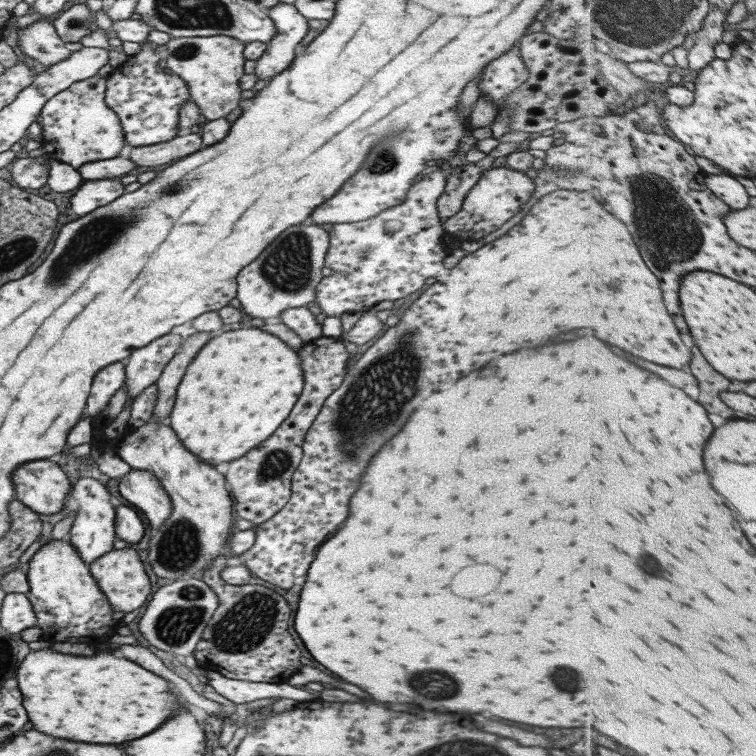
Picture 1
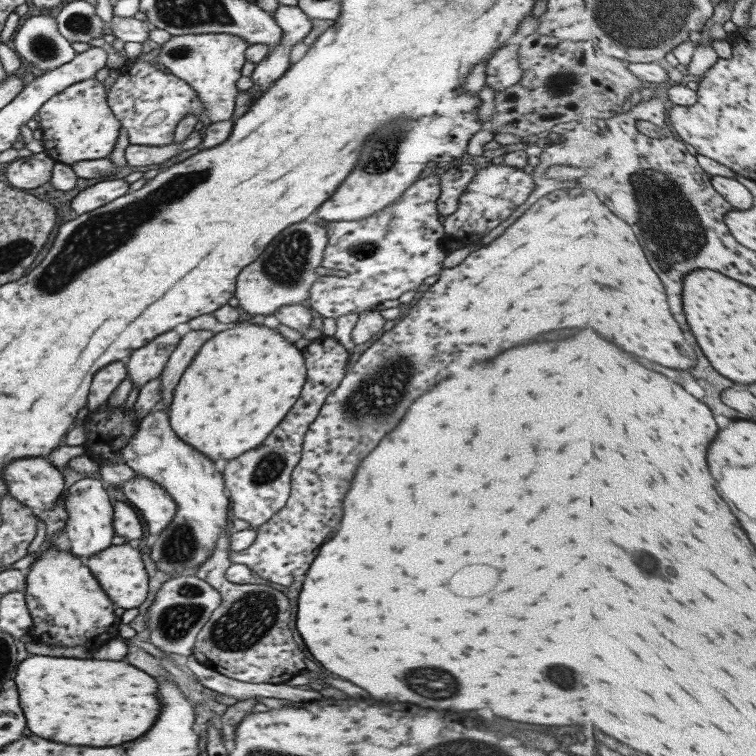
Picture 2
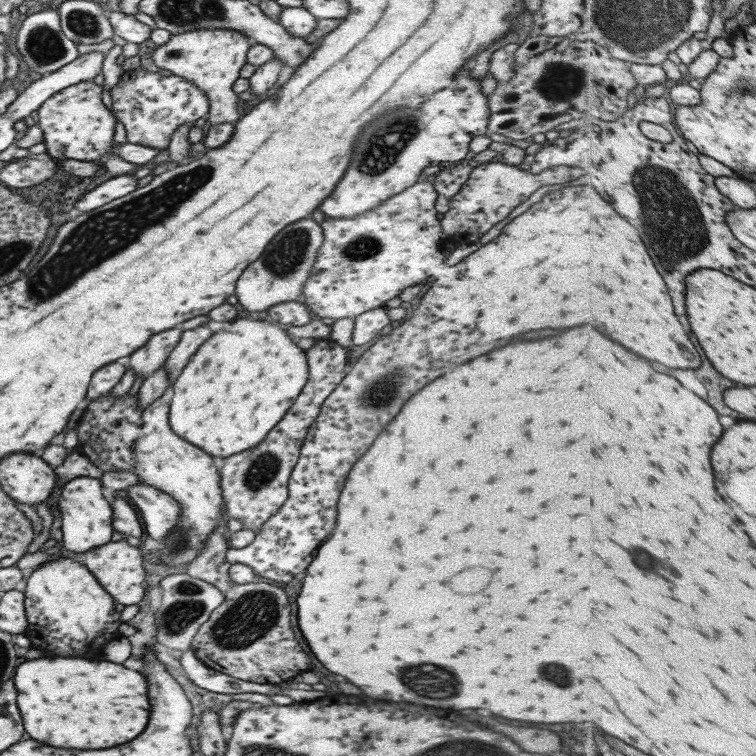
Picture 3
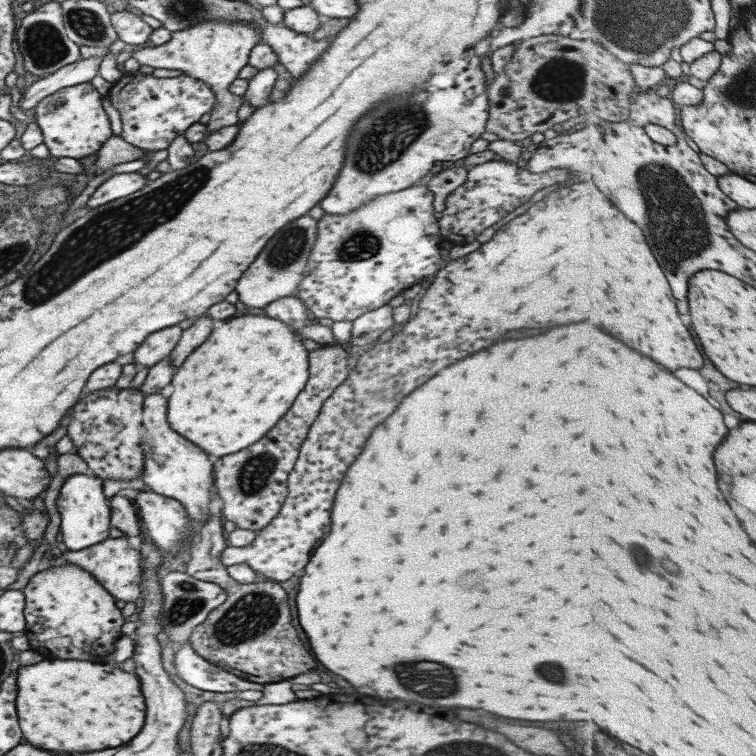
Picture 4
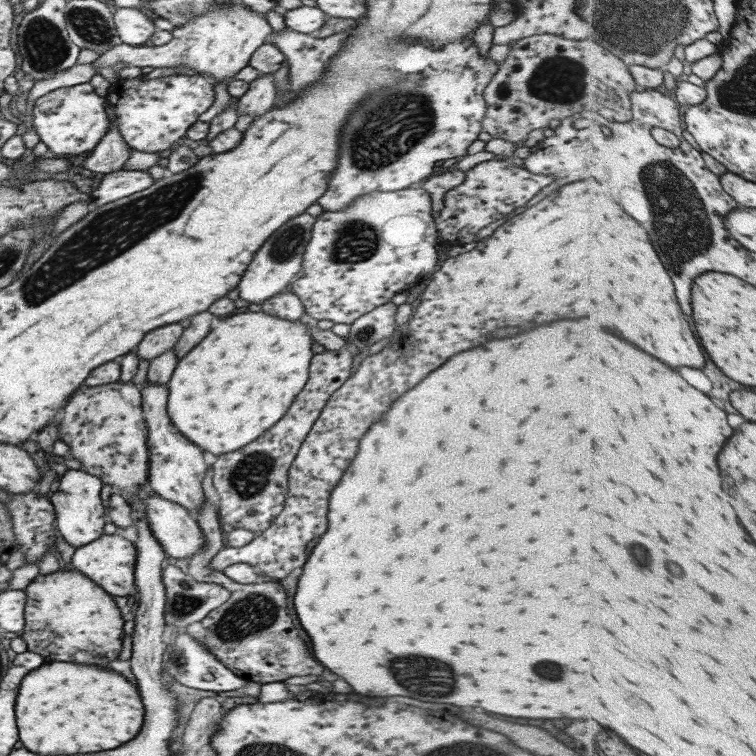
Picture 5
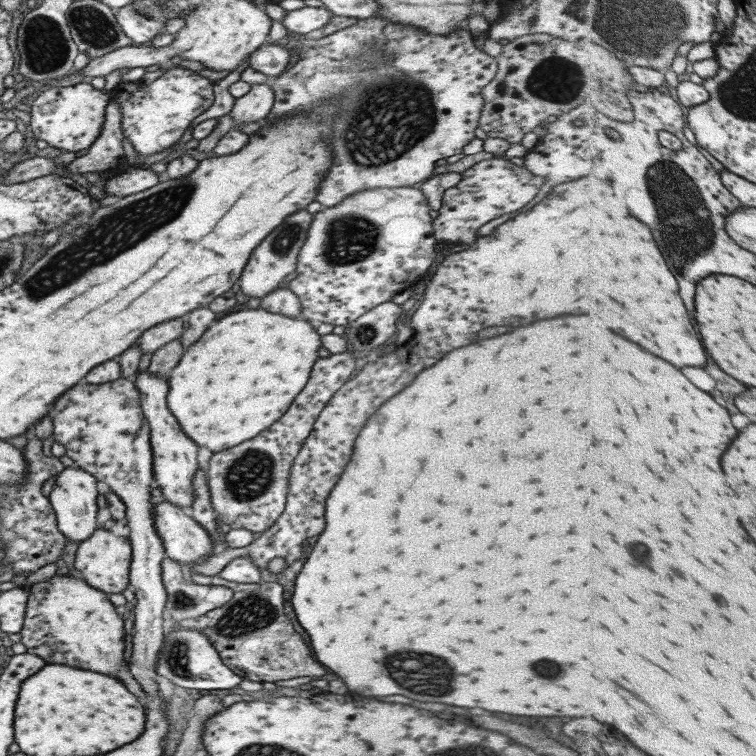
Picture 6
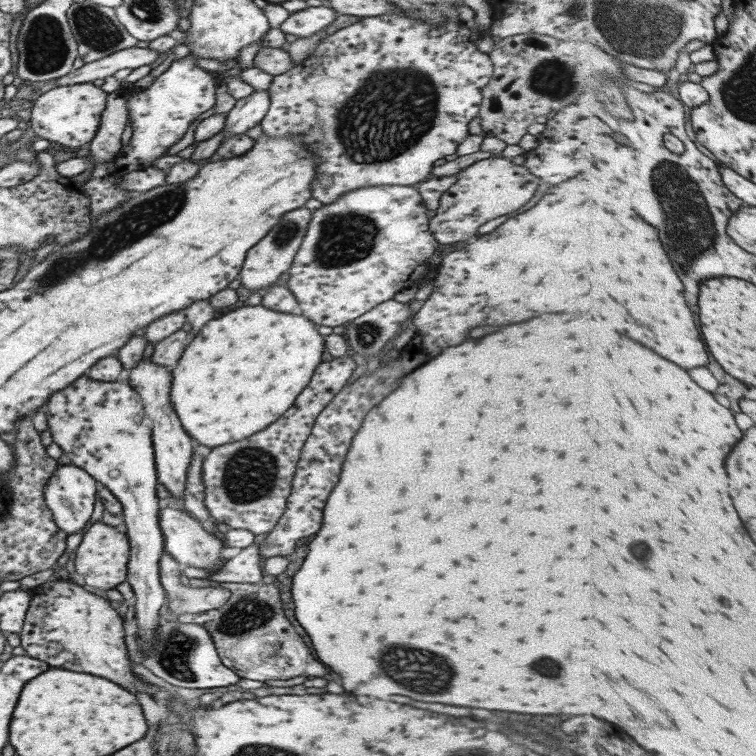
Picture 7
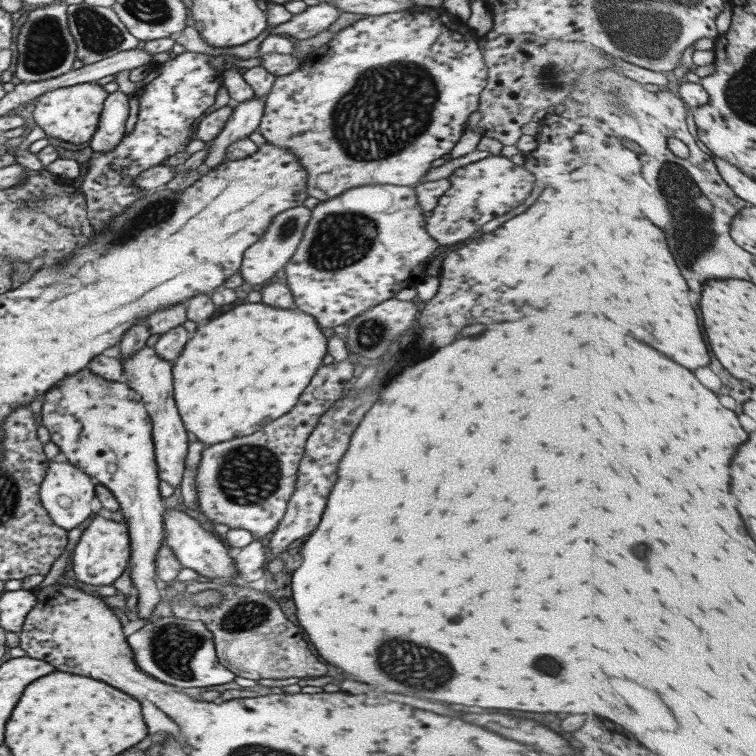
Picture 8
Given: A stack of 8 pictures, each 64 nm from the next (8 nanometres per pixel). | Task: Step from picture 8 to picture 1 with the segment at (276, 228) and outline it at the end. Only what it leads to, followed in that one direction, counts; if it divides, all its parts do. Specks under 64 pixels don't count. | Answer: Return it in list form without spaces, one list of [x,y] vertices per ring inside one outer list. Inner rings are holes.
[[[311,224],[311,226],[293,226],[281,232],[251,264],[248,264],[236,276],[236,296],[245,314],[251,318],[277,318],[283,310],[289,308],[312,307],[315,301],[315,287],[317,282],[323,278],[321,268],[323,268],[325,254],[329,248],[328,232],[321,226]]]

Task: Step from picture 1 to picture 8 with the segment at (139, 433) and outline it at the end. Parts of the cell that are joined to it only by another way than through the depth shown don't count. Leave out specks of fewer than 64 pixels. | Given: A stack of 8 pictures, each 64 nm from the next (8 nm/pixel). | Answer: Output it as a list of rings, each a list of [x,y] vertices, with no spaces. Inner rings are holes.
[[[141,346],[133,356],[121,358],[123,382],[134,390],[143,403],[145,412],[151,421],[151,440],[154,446],[154,461],[159,480],[169,486],[179,486],[185,468],[187,444],[191,439],[184,429],[172,396],[172,362],[159,358],[153,348]]]

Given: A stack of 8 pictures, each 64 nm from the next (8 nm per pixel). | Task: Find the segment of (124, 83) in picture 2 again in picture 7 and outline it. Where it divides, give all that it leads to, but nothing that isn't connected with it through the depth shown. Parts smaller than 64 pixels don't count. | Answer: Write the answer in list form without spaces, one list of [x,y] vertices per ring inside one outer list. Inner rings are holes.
[[[189,54],[181,60],[173,60],[169,68],[154,78],[147,88],[120,87],[132,133],[127,146],[122,147],[123,154],[117,164],[127,173],[152,167],[153,161],[185,134],[189,124],[213,106],[215,87],[221,80],[215,73],[194,66],[193,60],[195,58]]]

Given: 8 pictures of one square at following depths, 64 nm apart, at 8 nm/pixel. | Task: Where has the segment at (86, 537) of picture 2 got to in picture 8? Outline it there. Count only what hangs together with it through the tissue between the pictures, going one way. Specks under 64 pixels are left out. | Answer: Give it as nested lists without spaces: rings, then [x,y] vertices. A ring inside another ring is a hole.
[[[50,461],[38,490],[42,507],[58,528],[66,532],[83,525],[91,514],[89,502],[94,496],[95,481],[81,469],[67,462]],[[81,524],[81,525],[79,525]]]

